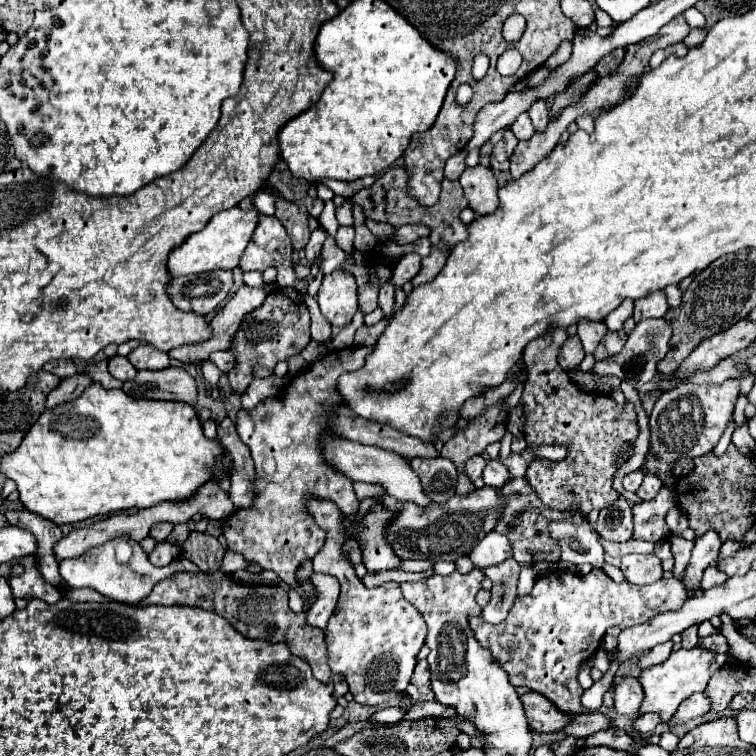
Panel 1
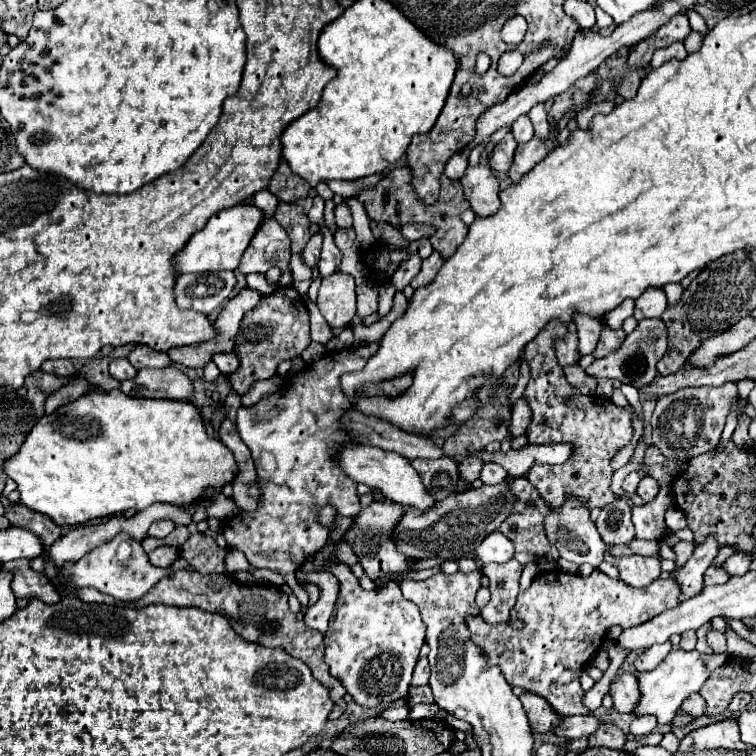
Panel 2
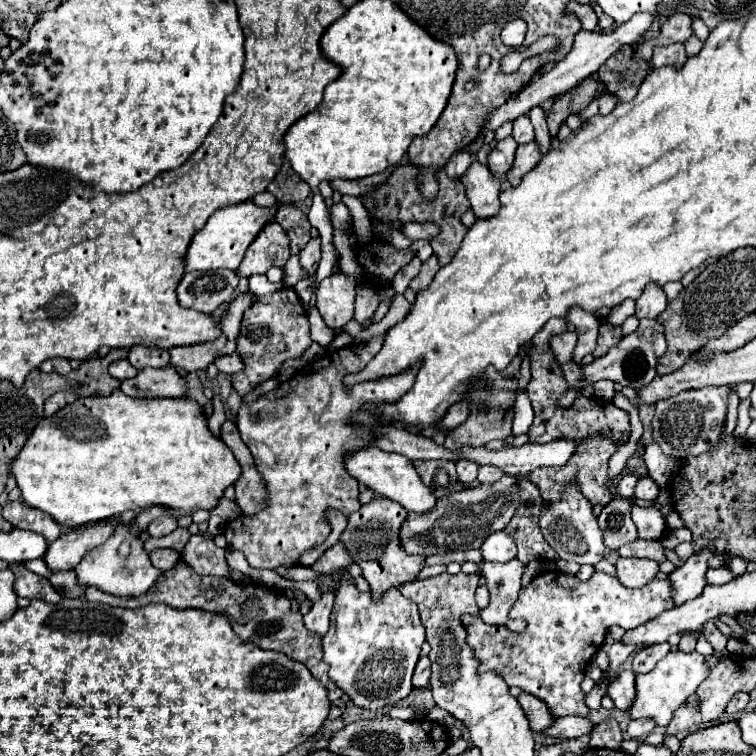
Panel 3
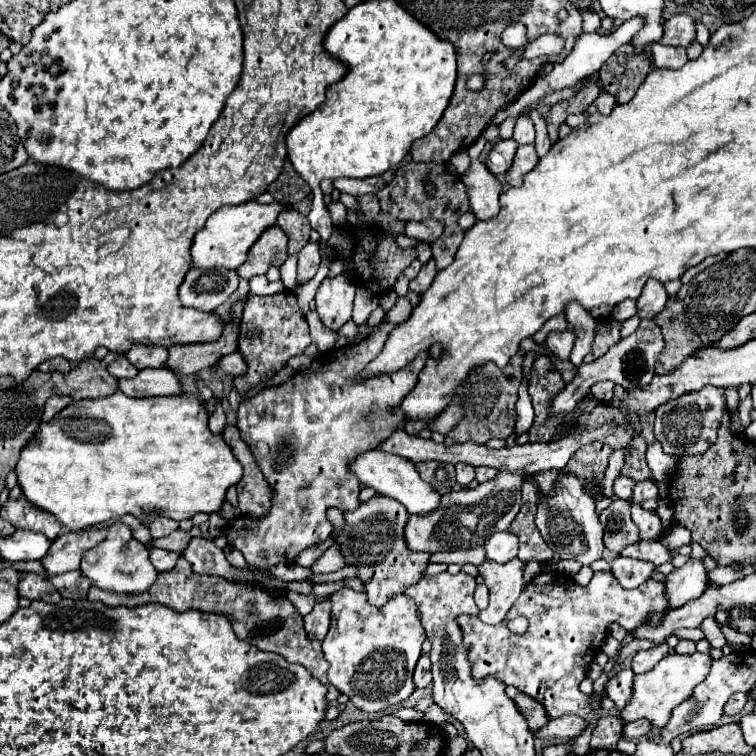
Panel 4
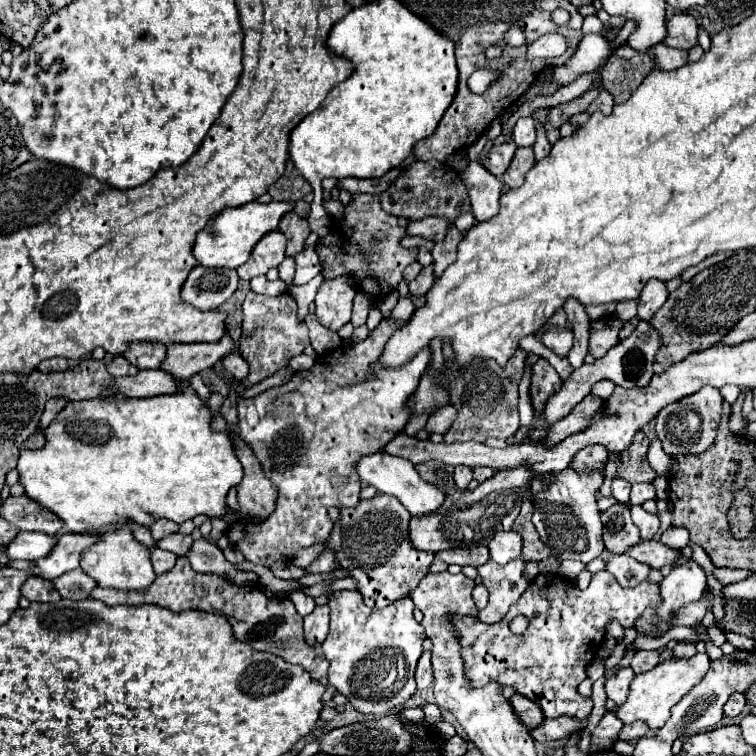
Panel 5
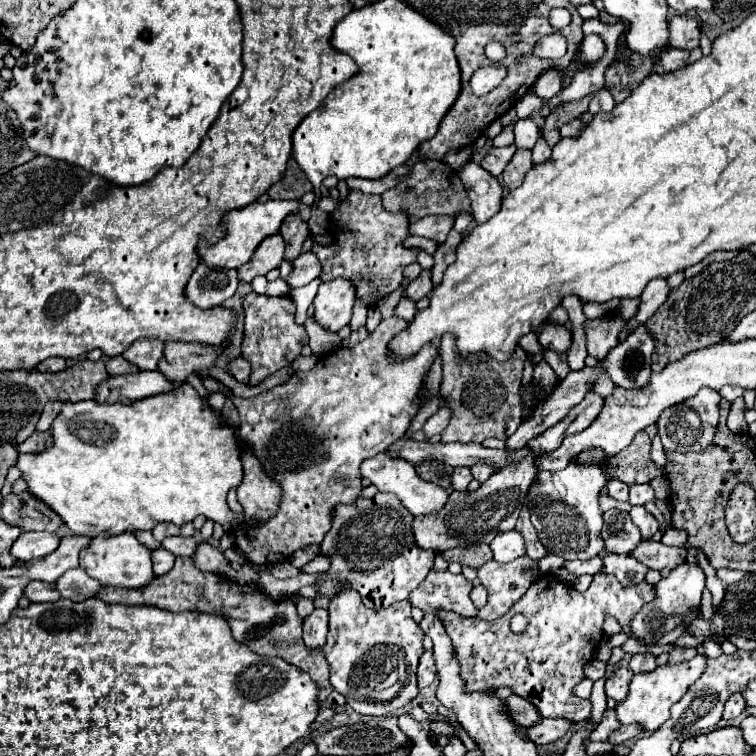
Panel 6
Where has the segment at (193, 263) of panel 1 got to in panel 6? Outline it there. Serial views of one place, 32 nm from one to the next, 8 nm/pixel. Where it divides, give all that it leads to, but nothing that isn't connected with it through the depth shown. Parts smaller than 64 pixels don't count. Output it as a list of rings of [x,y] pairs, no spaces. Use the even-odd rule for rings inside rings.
[[[268,200],[268,202],[252,202],[240,210],[230,210],[224,220],[220,220],[220,226],[224,228],[224,236],[210,244],[204,236],[198,240],[198,256],[206,266],[222,266],[222,268],[240,268],[244,262],[250,260],[252,252],[270,234],[276,234],[284,216],[294,214],[298,210],[298,202],[294,200]]]

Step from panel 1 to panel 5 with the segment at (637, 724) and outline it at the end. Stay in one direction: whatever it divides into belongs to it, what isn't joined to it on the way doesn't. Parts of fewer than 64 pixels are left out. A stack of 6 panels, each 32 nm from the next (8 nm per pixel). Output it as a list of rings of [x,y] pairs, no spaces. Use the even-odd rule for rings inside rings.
[[[643,721],[632,722],[628,726],[624,726],[618,734],[620,740],[638,740],[649,731],[648,724]]]

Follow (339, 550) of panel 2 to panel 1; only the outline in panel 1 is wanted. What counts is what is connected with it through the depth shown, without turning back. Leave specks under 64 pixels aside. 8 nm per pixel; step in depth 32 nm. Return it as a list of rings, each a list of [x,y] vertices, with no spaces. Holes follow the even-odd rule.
[[[348,538],[344,544],[344,550],[348,552],[348,558],[352,560],[353,565],[362,563],[362,550],[354,538]]]

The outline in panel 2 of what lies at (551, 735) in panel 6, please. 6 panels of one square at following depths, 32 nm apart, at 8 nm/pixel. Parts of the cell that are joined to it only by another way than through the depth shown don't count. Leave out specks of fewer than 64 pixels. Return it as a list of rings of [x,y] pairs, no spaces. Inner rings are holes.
[[[594,714],[566,716],[562,720],[562,724],[556,730],[552,730],[552,732],[562,736],[562,738],[582,738],[582,736],[594,734],[602,724],[604,724],[604,720],[600,716],[594,716]]]

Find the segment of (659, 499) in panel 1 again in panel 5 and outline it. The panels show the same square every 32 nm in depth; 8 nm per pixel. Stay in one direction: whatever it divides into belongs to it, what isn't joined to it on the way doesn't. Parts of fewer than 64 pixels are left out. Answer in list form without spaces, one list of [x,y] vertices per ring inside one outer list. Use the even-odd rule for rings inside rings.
[[[632,506],[630,512],[632,512],[632,522],[640,528],[642,540],[652,540],[658,534],[658,528],[660,528],[658,516],[646,512],[642,506]]]

